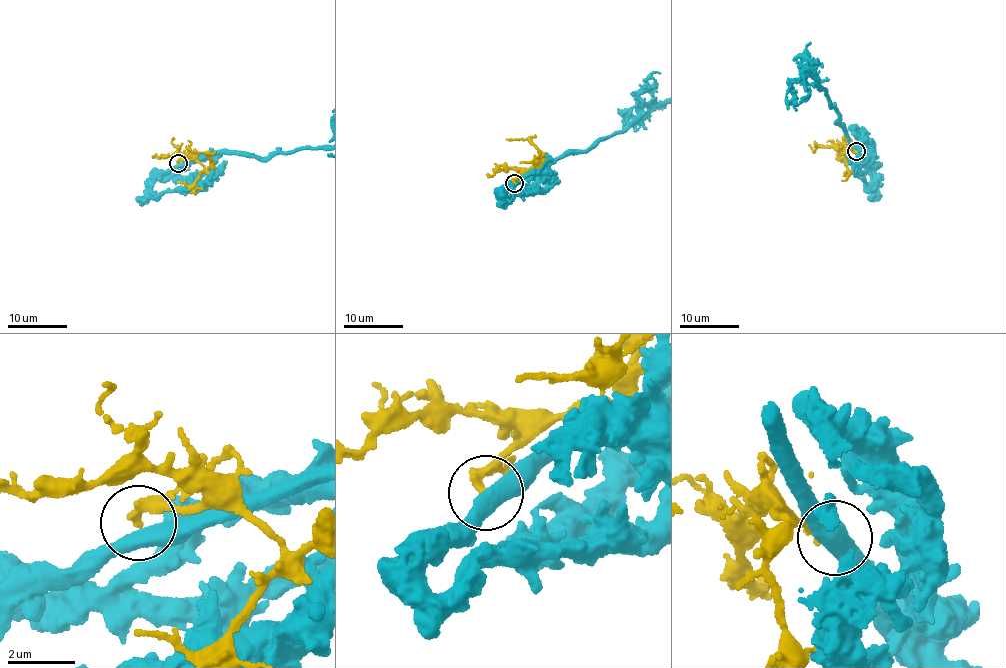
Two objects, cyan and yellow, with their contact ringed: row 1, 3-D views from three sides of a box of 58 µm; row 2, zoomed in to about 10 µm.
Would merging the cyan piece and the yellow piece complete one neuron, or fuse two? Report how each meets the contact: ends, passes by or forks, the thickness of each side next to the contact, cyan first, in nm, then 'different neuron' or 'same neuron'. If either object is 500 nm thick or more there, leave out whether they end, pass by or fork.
cyan passes by; yellow ends there; 480 nm thick on the cyan side, 280 nm on the other; different neuron

